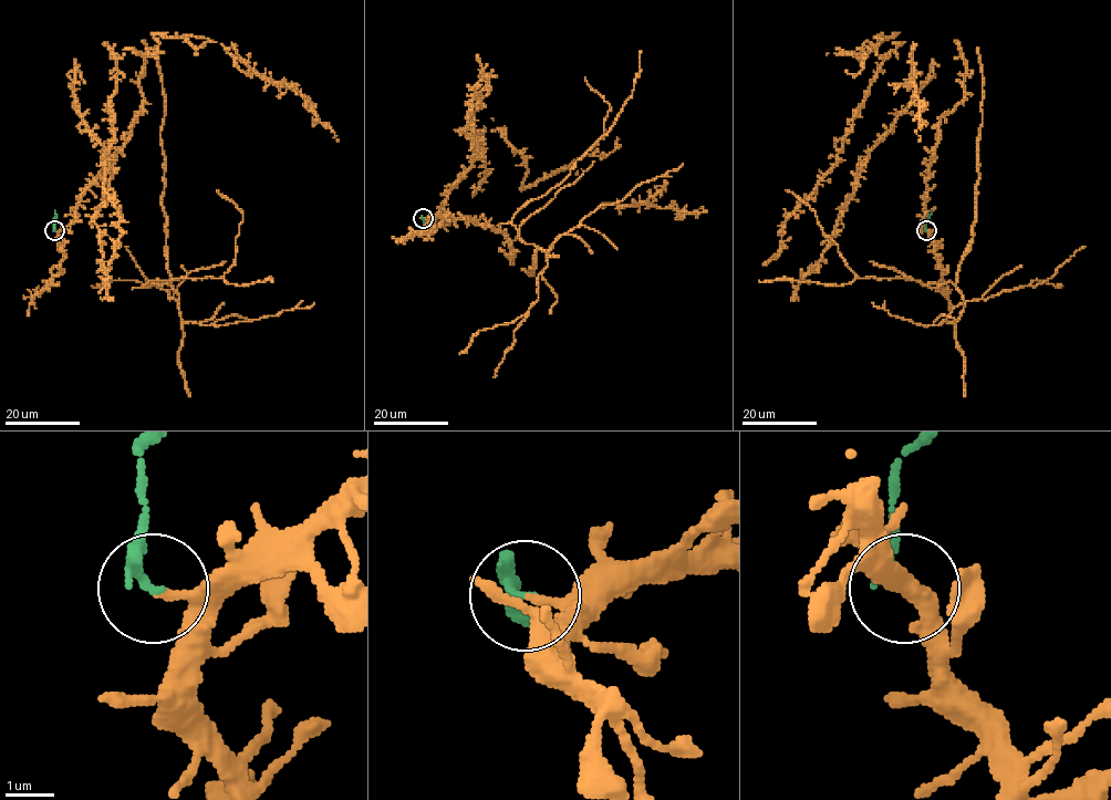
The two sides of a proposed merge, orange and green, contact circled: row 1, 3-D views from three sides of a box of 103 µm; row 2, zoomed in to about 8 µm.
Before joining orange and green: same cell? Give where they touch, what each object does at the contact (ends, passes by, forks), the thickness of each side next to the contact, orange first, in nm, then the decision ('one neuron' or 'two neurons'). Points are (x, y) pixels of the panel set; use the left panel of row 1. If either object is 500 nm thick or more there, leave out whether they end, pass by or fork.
at (54, 230); orange ends there; green passes by; 180 nm thick on the orange side, 160 nm on the other; two neurons

